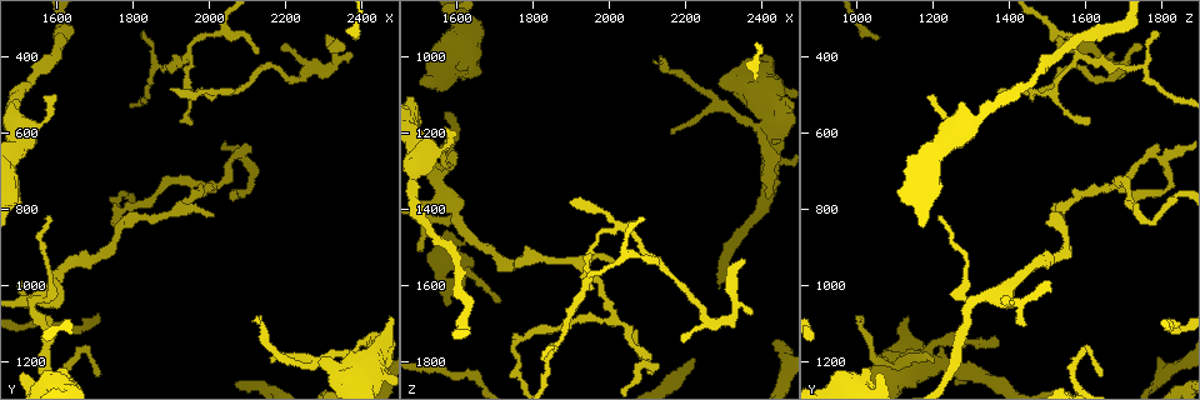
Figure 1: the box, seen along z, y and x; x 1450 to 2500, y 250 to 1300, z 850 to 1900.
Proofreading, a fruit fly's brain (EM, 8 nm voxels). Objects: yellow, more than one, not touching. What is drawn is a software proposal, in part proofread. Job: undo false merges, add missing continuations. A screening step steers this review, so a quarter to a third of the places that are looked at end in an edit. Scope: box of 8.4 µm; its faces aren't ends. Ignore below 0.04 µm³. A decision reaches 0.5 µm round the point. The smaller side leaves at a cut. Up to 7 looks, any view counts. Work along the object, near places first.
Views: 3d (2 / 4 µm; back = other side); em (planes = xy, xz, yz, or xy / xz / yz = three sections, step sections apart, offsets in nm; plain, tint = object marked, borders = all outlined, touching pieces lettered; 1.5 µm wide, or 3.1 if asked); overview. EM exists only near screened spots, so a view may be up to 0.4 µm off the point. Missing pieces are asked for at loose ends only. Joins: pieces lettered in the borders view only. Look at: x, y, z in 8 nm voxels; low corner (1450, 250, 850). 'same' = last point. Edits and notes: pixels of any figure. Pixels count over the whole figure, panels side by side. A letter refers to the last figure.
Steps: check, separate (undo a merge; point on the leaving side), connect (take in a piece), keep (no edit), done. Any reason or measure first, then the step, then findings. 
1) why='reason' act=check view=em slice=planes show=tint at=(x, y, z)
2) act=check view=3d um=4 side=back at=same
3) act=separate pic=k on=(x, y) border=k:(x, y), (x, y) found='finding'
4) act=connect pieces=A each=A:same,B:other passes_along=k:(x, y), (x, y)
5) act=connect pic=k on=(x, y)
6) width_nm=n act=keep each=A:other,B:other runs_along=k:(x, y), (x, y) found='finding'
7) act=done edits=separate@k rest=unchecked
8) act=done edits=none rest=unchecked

why='an open end' act=check view=em slice=planes show=borders at=(2285, 1195, 1080)

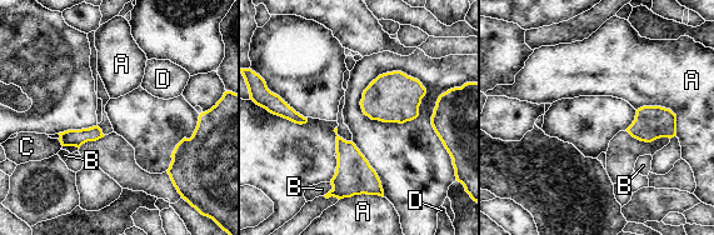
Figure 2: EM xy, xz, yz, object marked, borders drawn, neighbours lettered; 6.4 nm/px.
longest_contact=A:320nm act=keep each=A:other,B:other,C:other,D:other border=2:(637, 109), (668, 108), (677, 135) found='no lettered piece goes on from it'

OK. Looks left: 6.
why='thin end' act=check view=3d um=4 at=(1575, 830, 1215)

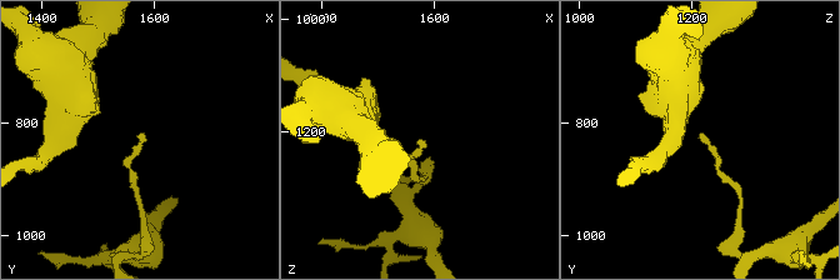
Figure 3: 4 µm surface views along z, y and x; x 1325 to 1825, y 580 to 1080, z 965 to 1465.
why='need the tissue' act=check view=em slice=planes show=tint at=(1570, 830, 1215)

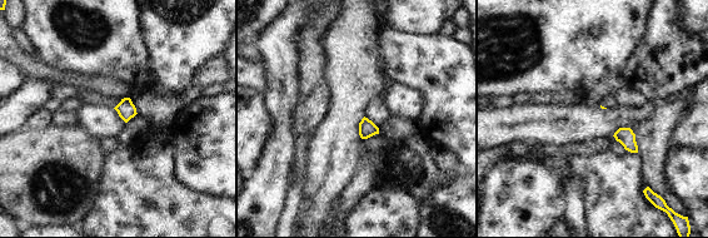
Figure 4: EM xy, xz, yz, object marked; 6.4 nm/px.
why='what lies round it' act=check view=em slice=planes show=borders at=same

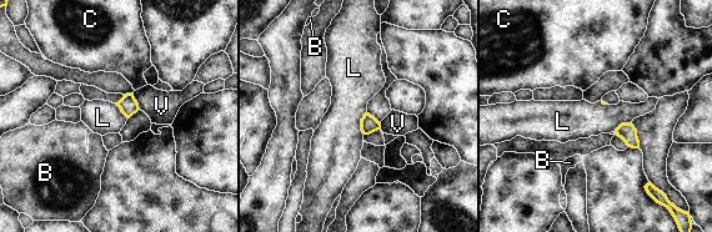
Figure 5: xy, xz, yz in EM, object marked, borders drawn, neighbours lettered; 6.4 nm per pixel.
longest_contact=L:150nm act=keep each=B:other,C:other,L:other,V:other border=5:(366, 111), (361, 119), (362, 134) found='none of them fits'

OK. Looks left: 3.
why='sharp bend' act=check view=3d um=4 at=(1750, 830, 1760)

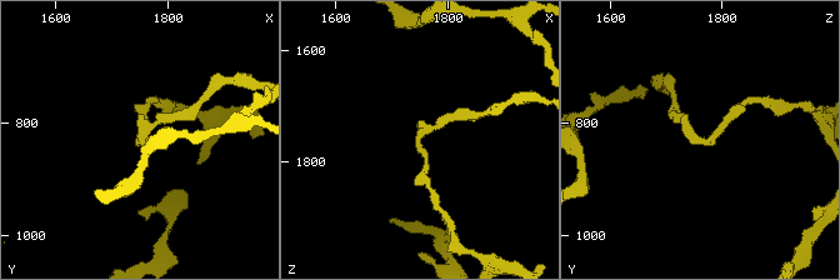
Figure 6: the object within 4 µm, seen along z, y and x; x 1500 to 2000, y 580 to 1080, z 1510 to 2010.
why='need the tissue' act=check view=em slice=planes show=borders at=(1750, 825, 1760)

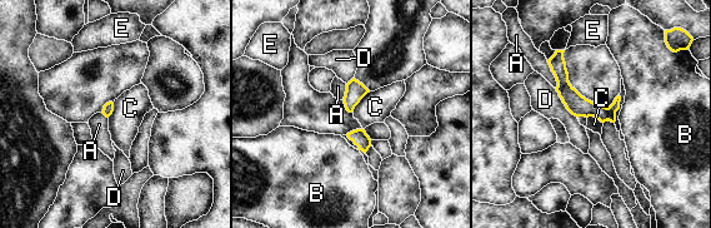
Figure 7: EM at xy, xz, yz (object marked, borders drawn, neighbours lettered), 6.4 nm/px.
width_nm=70 longest_contact=D:240nm act=separate pic=7 on=(615, 105) each=A:other,B:other,C:other,D:other,E:other found='two neurons meet here'

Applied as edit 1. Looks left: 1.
act=done edits=separate@7 rest=unchecked

